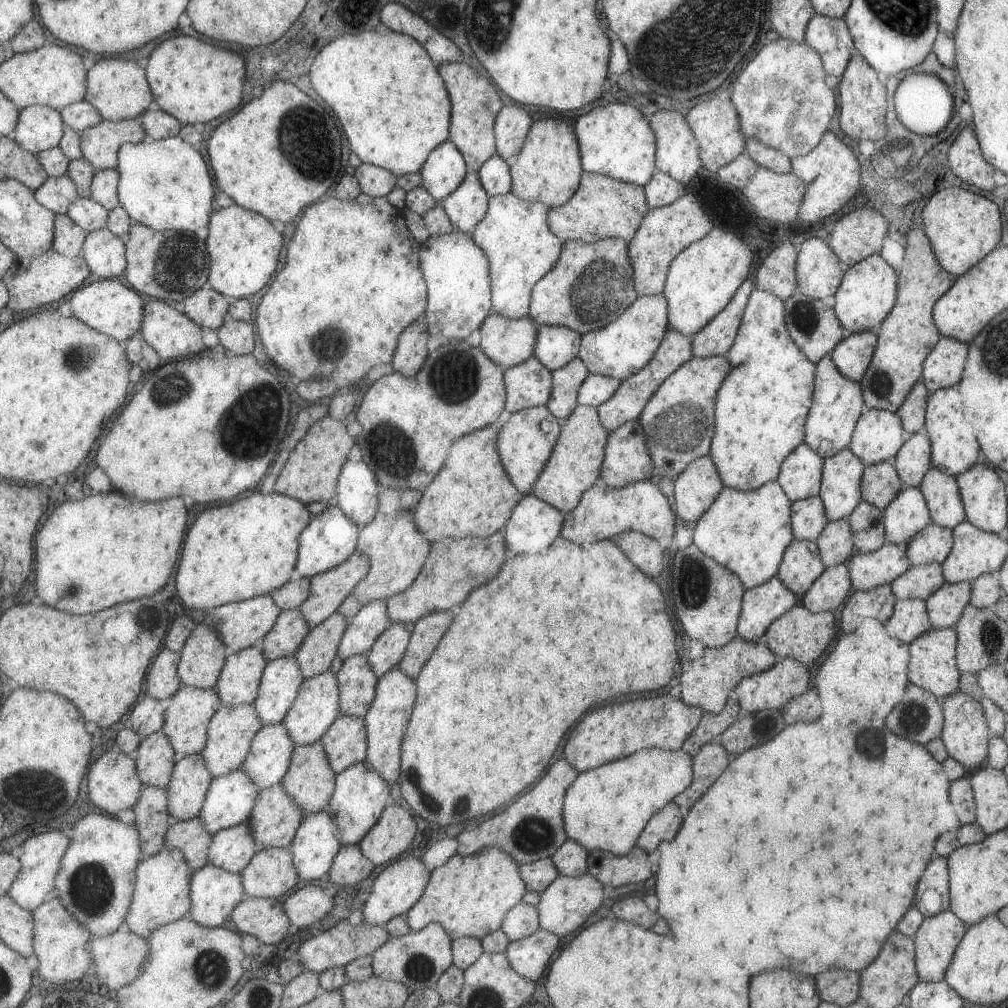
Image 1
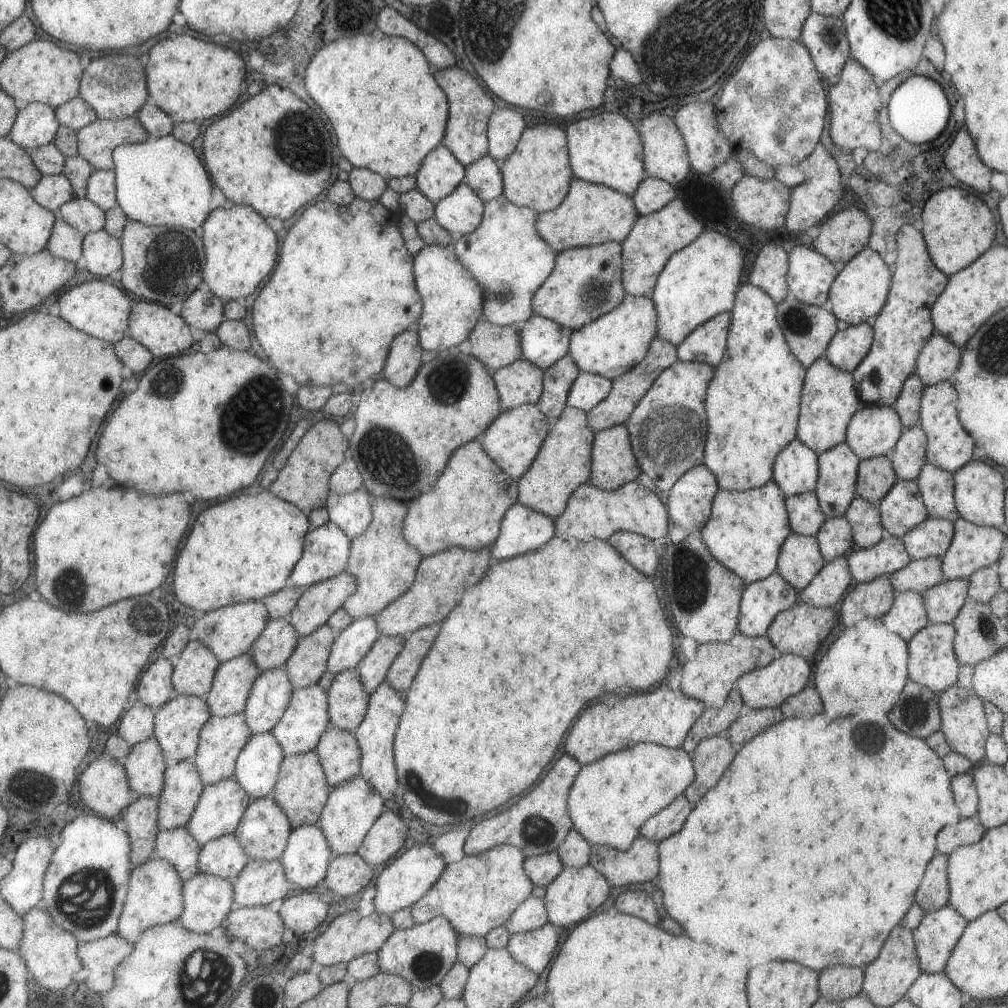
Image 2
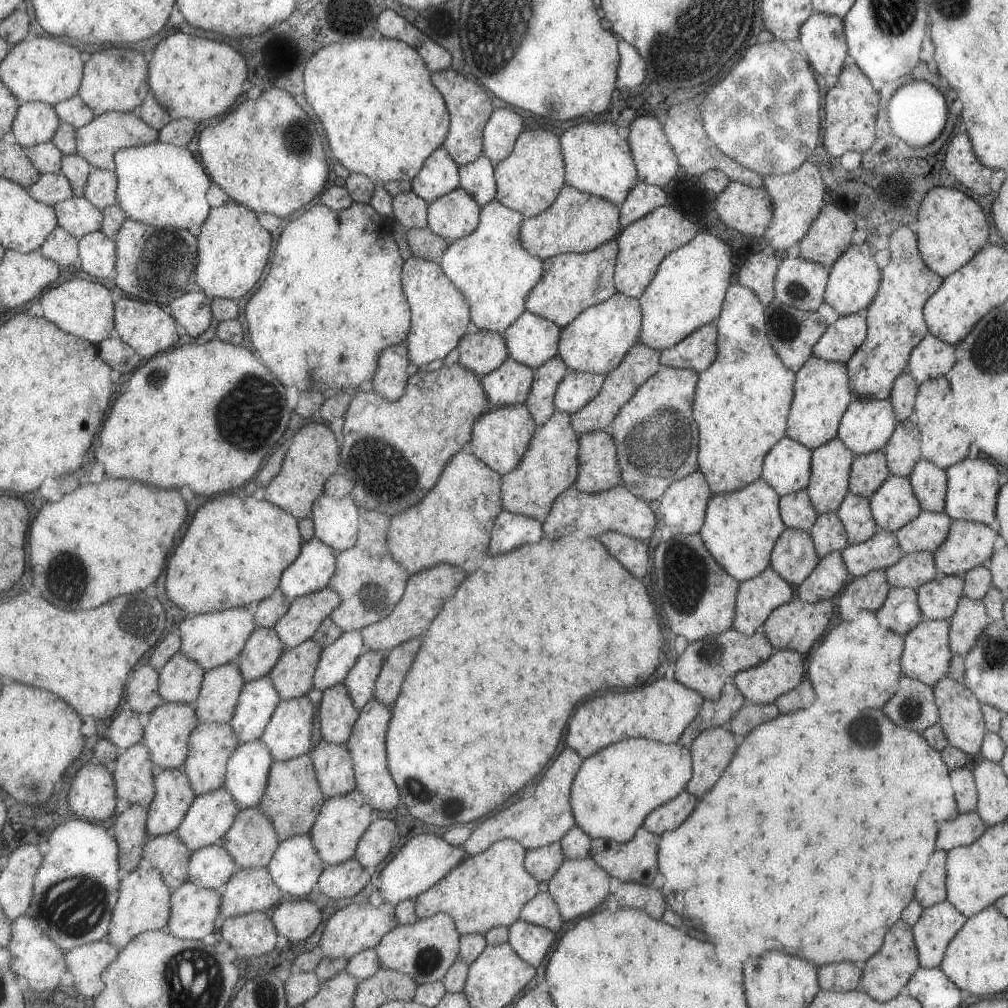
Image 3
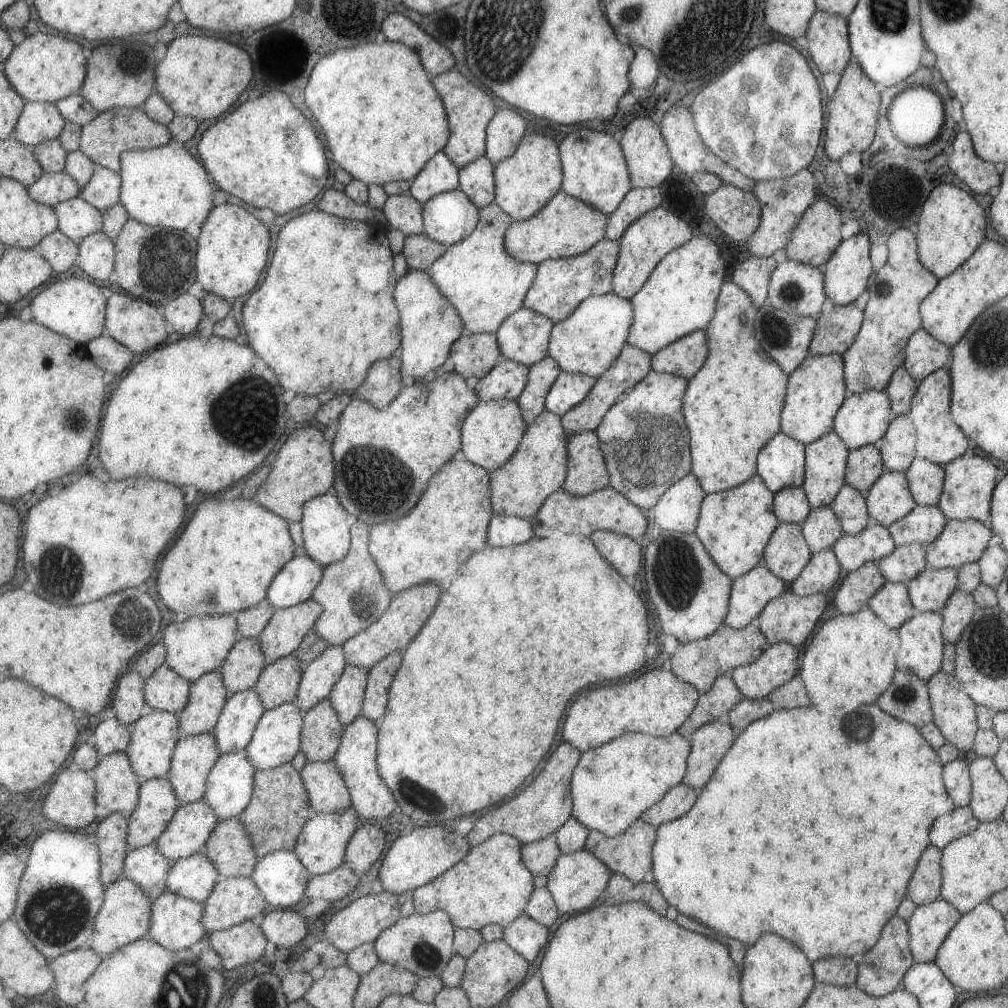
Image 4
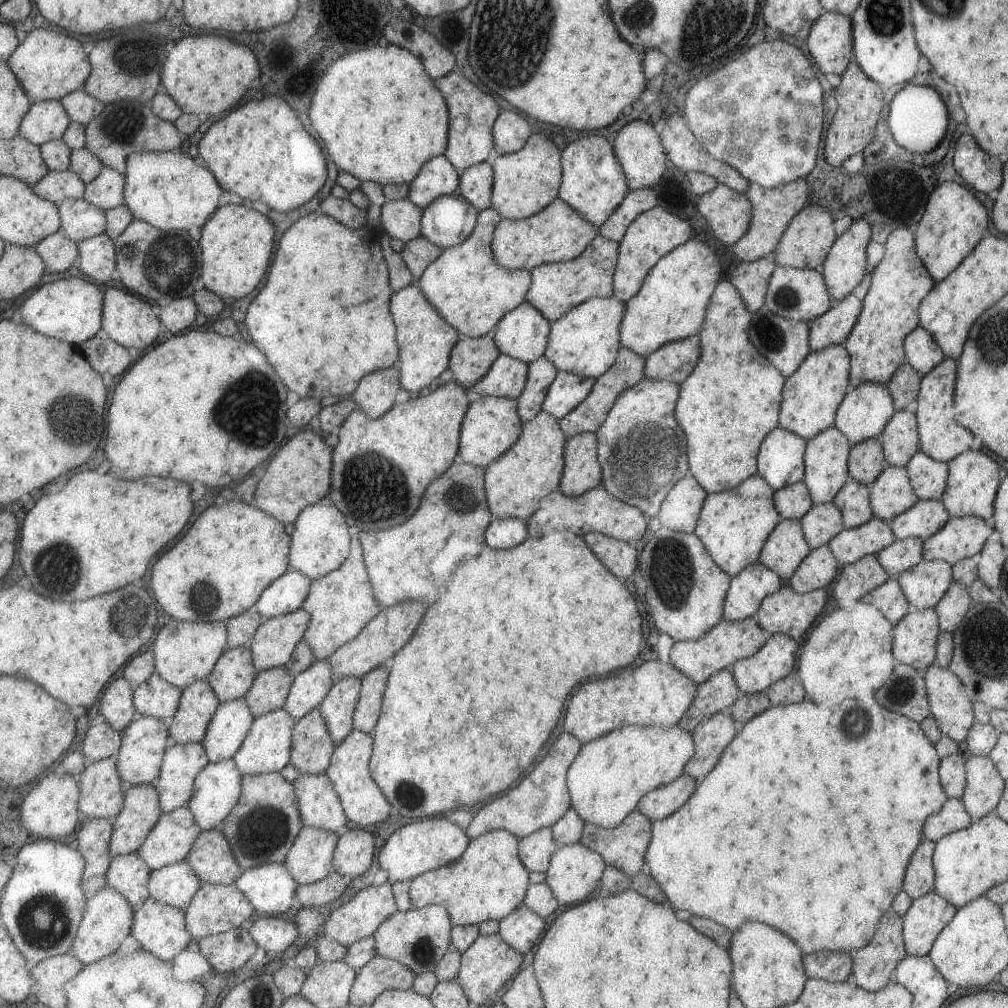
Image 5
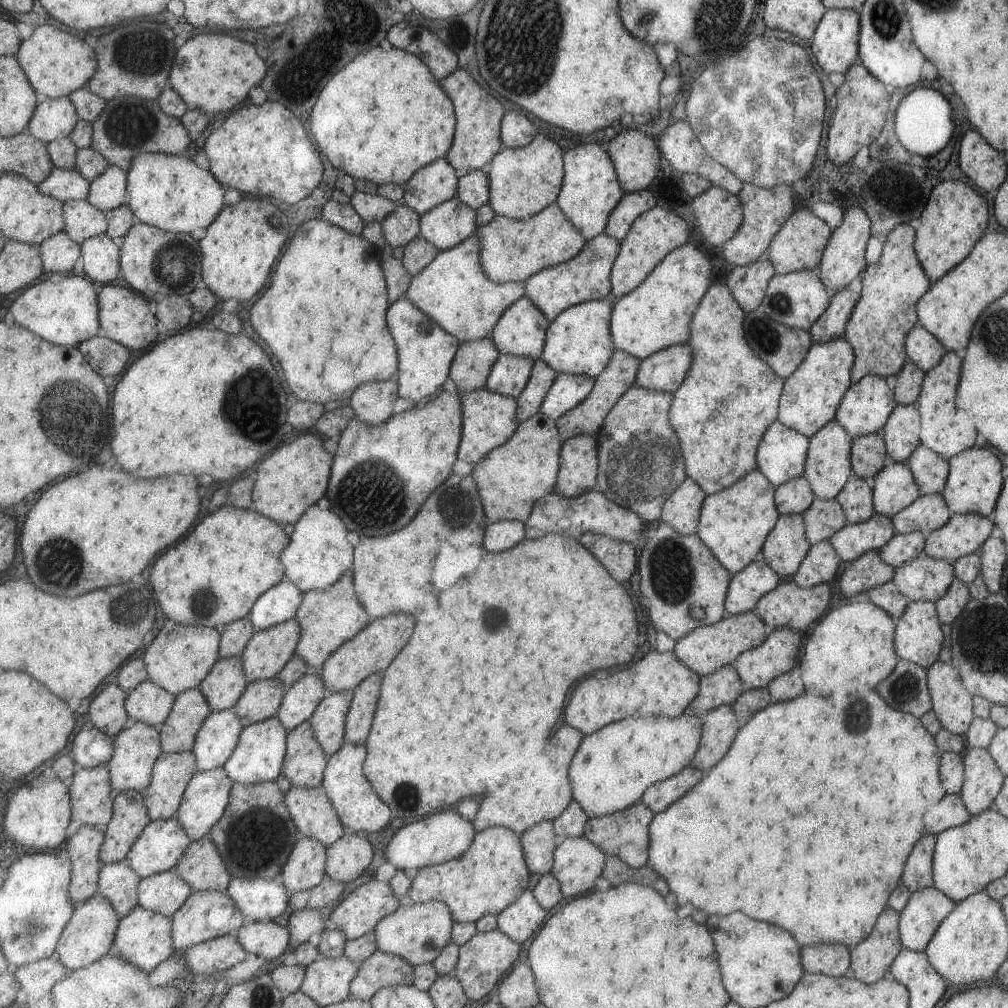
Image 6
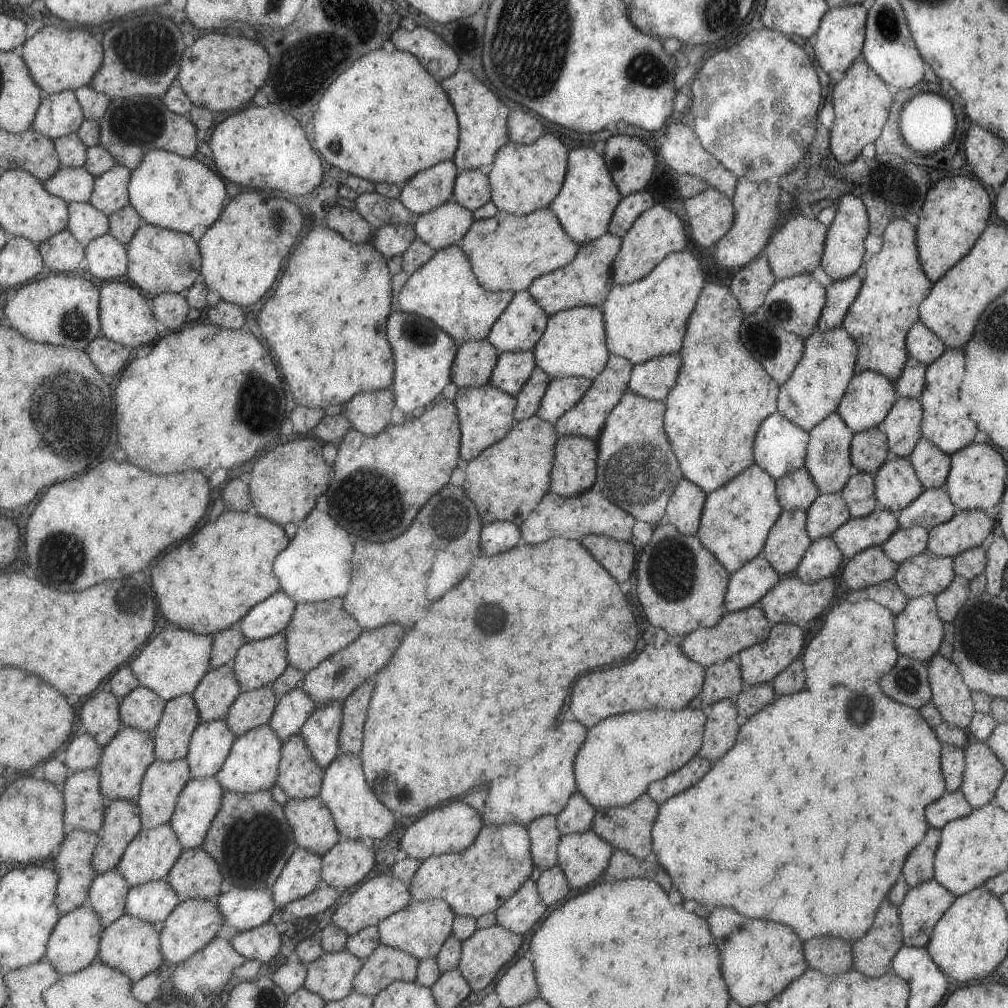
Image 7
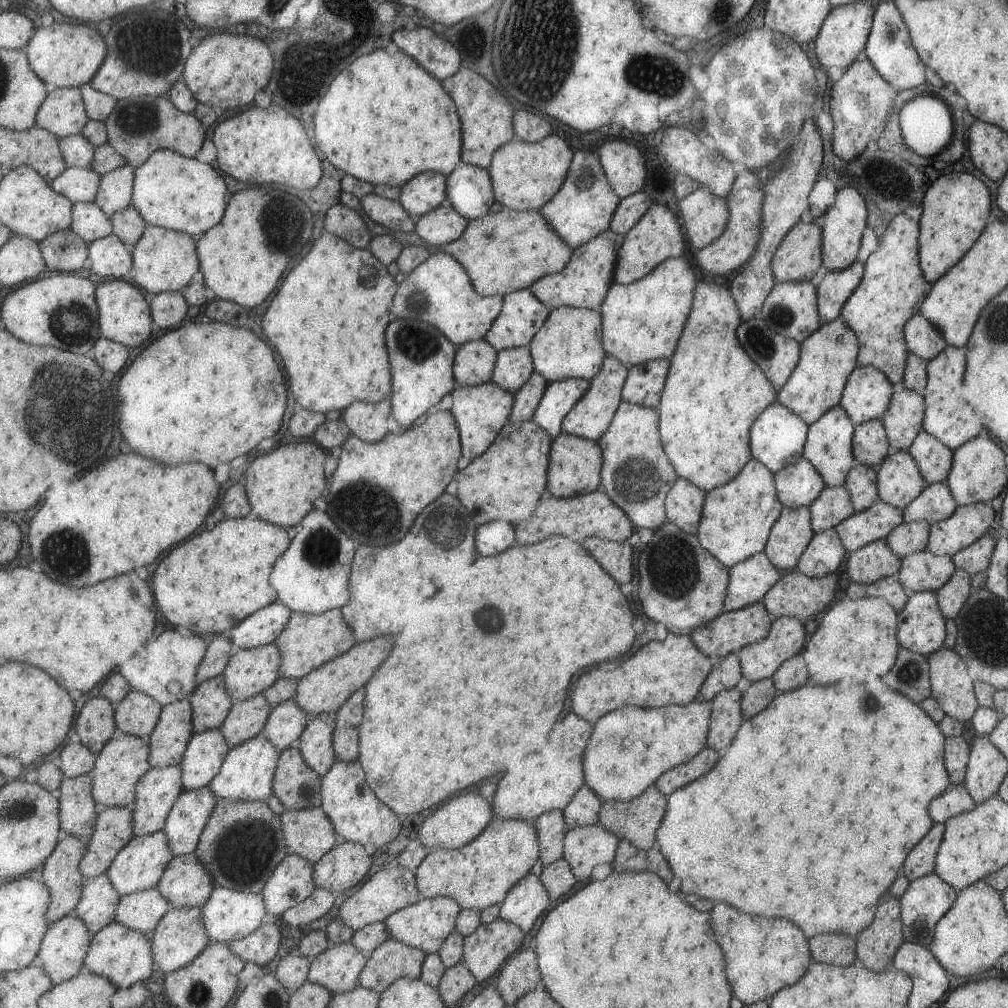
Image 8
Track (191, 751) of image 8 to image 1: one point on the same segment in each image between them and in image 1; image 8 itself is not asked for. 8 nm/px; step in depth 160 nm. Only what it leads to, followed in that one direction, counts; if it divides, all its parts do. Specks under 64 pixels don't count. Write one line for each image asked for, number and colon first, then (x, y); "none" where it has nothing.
1: (282, 681)
2: (269, 701)
3: (260, 698)
4: (243, 711)
5: (233, 721)
6: (220, 735)
7: (212, 742)

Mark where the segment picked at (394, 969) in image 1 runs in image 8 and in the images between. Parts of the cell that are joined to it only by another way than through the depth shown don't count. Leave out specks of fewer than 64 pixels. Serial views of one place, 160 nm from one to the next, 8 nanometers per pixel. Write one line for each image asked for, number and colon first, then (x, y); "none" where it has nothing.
2: (424, 954)
3: (426, 950)
4: (424, 944)
5: (420, 938)
6: (419, 933)
7: (421, 929)
8: (426, 925)

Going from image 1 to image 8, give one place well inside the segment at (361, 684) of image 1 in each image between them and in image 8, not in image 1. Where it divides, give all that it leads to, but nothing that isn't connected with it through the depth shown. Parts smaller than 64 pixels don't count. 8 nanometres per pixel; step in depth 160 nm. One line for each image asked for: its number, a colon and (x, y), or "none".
2: (349, 698)
3: (338, 714)
4: (322, 735)
5: (314, 747)
6: (306, 761)
7: (301, 776)
8: (299, 786)

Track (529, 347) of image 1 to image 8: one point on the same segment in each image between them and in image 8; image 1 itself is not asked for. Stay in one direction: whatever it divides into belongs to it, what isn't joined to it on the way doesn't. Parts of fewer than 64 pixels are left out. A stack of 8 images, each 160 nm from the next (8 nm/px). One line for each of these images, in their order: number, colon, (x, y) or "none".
2: (497, 346)
3: (482, 351)
4: (474, 355)
5: (472, 358)
6: (471, 370)
7: (474, 366)
8: (474, 365)

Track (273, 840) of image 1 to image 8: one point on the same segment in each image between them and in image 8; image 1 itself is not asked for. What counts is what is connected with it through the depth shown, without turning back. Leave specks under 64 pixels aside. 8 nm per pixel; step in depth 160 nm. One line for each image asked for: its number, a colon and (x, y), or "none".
2: (265, 830)
3: (253, 840)
4: (231, 848)
5: (213, 858)
6: (203, 866)
7: (197, 875)
8: (187, 882)

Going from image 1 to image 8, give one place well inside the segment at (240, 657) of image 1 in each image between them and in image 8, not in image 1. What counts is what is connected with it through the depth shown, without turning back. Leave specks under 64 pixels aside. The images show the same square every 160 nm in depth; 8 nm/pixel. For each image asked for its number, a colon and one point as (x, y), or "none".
2: (235, 679)
3: (223, 686)
4: (209, 695)
5: (200, 702)
6: (179, 733)
7: (173, 736)
8: (169, 742)

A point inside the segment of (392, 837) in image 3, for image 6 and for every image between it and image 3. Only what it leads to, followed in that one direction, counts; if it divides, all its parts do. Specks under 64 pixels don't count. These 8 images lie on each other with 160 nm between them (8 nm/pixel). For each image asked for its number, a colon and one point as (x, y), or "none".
4: (366, 847)
5: (356, 847)
6: (348, 858)

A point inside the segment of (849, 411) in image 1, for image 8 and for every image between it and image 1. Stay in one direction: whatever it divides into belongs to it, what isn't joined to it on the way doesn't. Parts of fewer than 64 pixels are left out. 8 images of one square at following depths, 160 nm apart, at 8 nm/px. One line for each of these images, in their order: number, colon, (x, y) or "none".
2: (829, 398)
3: (821, 394)
4: (815, 390)
5: (810, 396)
6: (810, 395)
7: (812, 392)
8: (827, 356)

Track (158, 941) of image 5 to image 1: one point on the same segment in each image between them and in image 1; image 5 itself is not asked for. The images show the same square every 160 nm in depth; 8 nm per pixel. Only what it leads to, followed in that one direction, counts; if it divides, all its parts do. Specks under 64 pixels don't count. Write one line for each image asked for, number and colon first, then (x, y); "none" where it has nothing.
1: (216, 892)
2: (209, 899)
3: (195, 909)
4: (177, 923)

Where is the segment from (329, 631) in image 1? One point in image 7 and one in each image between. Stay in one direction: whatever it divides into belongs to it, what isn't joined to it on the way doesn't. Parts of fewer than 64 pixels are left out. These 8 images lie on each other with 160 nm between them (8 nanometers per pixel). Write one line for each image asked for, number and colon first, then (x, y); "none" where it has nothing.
2: (310, 661)
3: (294, 675)
4: (280, 683)
5: (271, 689)
6: (262, 700)
7: (254, 708)

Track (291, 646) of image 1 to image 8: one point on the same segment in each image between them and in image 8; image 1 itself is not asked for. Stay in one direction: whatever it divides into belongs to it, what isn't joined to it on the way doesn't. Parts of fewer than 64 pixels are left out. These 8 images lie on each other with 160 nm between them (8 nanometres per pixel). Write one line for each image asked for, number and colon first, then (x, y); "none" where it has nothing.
2: (276, 645)
3: (265, 648)
4: (243, 667)
5: (235, 673)
6: (227, 682)
7: (215, 695)
8: (212, 702)

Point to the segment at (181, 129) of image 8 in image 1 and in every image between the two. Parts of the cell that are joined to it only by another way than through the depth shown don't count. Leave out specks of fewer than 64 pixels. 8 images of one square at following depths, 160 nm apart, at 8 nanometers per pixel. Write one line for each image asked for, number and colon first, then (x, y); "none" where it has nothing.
1: (101, 144)
2: (97, 142)
3: (98, 142)
4: (113, 132)
5: (127, 126)
6: (129, 126)
7: (132, 127)

